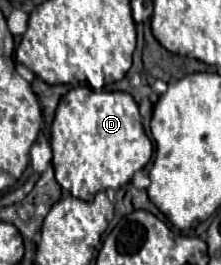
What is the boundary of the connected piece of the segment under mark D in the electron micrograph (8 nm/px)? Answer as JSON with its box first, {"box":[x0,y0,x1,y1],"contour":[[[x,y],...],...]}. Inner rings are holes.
{"box":[50,88,152,200],"contour":[[[72,88],[56,108],[50,142],[58,184],[82,200],[92,200],[100,190],[118,190],[152,158],[152,142],[142,128],[138,104],[128,92]]]}

